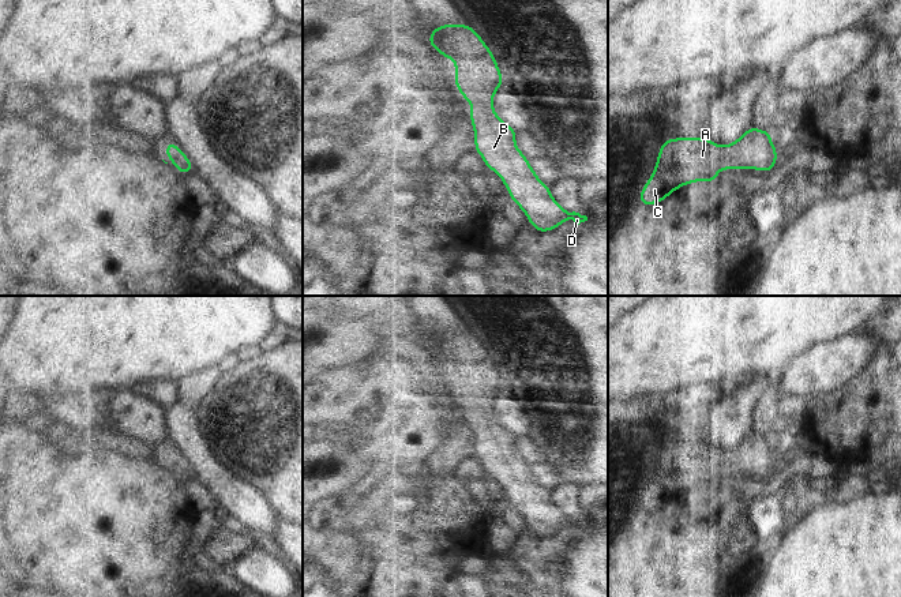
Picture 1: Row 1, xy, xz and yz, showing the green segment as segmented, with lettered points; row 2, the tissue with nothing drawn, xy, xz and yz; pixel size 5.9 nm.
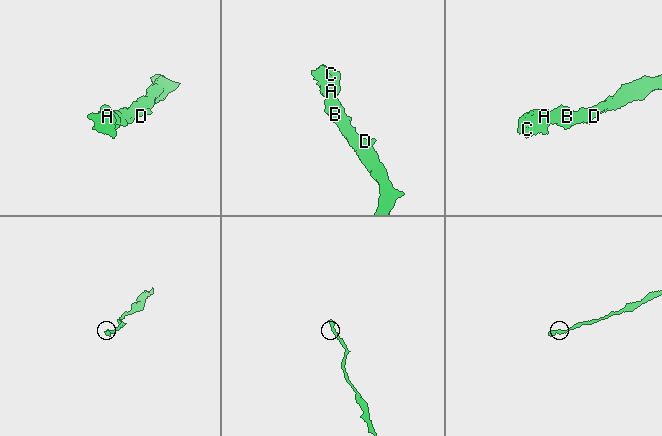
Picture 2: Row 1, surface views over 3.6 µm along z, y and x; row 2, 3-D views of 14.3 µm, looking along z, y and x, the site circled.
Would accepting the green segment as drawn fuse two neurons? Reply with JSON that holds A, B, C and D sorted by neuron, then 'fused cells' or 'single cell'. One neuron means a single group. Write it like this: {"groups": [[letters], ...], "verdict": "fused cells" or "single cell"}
{"groups": [["A", "B", "C", "D"]], "verdict": "single cell"}

